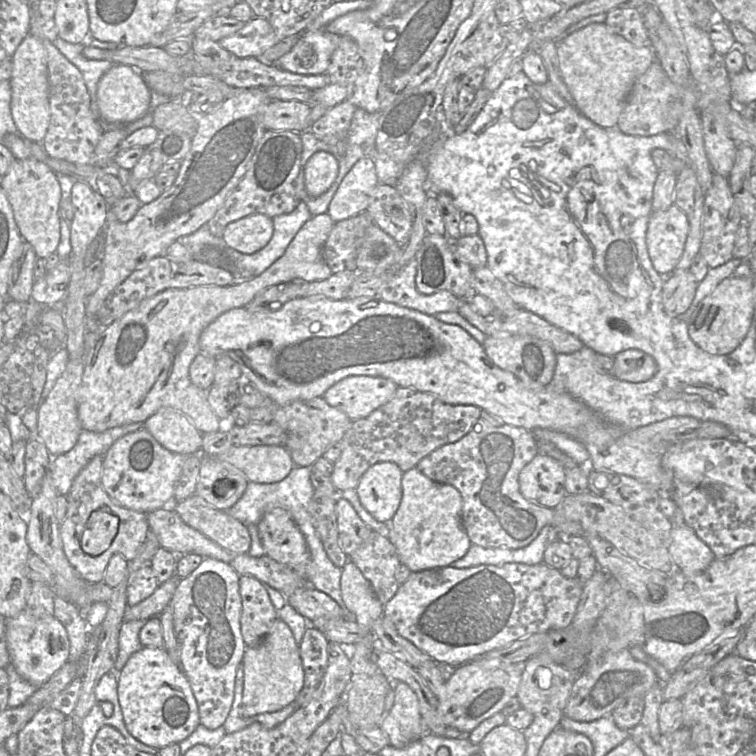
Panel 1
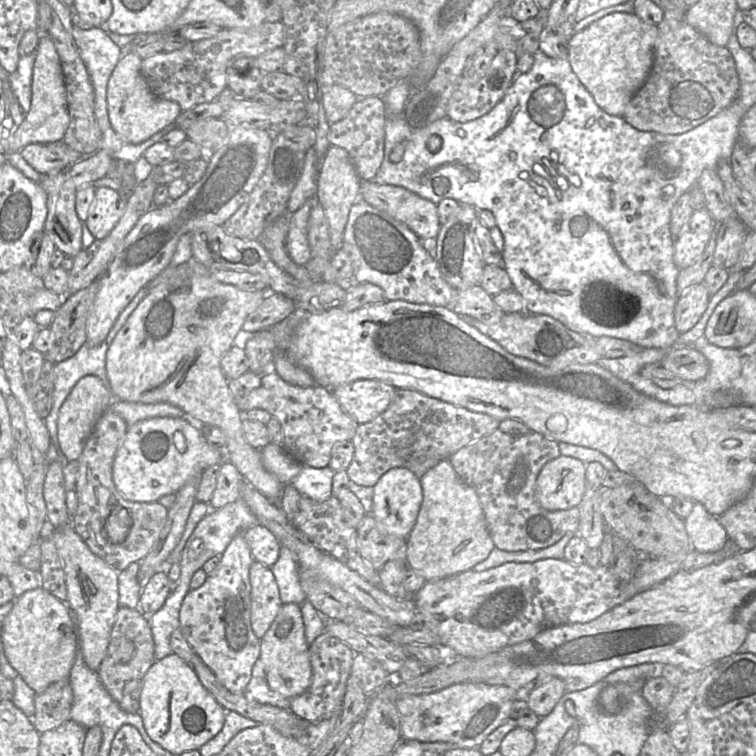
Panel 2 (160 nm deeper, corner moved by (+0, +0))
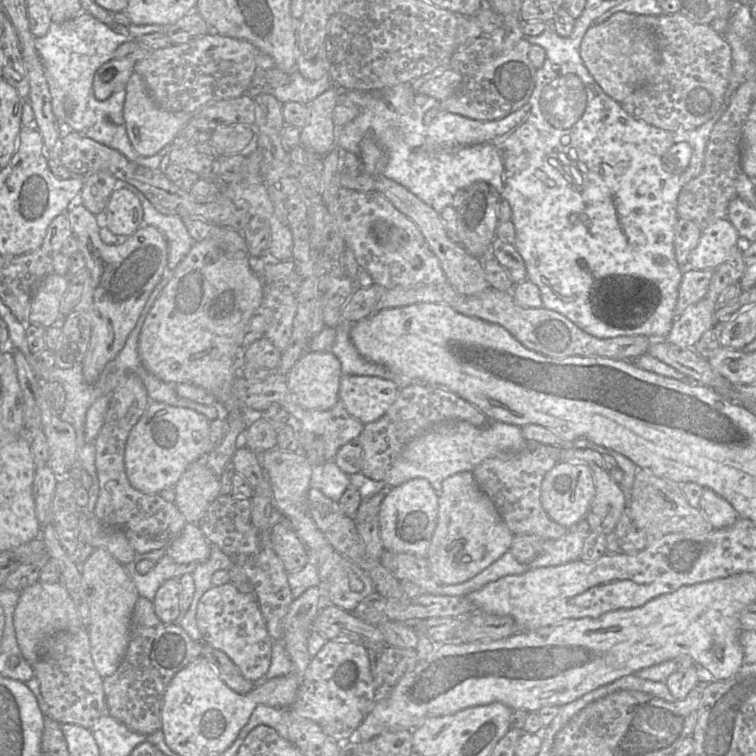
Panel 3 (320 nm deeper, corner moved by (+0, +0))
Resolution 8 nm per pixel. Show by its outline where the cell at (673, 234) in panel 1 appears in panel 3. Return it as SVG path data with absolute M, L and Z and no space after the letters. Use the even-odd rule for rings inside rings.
M720 219L702 230L700 240L690 253L689 267L698 270L715 270L737 248L742 240L728 219Z

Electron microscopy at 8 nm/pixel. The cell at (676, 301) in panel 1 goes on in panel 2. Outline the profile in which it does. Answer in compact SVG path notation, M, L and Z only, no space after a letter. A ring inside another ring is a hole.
M703 284L689 288L677 297L674 309L674 324L679 334L693 328L704 312L710 300L710 294Z

